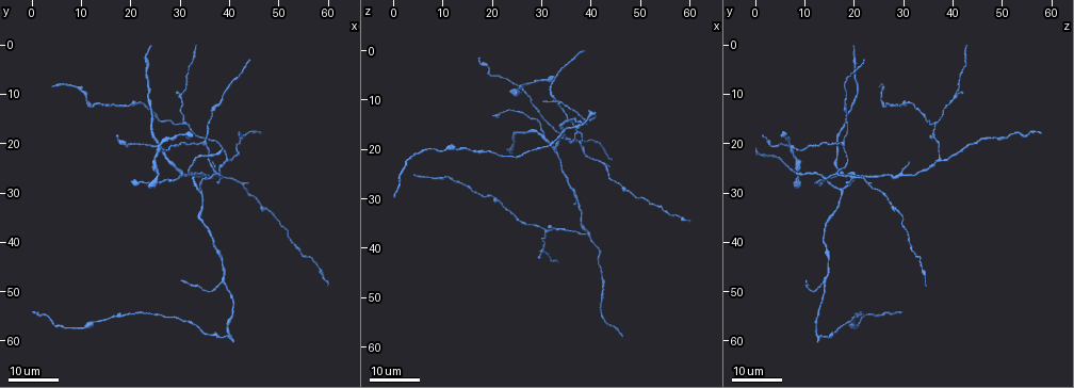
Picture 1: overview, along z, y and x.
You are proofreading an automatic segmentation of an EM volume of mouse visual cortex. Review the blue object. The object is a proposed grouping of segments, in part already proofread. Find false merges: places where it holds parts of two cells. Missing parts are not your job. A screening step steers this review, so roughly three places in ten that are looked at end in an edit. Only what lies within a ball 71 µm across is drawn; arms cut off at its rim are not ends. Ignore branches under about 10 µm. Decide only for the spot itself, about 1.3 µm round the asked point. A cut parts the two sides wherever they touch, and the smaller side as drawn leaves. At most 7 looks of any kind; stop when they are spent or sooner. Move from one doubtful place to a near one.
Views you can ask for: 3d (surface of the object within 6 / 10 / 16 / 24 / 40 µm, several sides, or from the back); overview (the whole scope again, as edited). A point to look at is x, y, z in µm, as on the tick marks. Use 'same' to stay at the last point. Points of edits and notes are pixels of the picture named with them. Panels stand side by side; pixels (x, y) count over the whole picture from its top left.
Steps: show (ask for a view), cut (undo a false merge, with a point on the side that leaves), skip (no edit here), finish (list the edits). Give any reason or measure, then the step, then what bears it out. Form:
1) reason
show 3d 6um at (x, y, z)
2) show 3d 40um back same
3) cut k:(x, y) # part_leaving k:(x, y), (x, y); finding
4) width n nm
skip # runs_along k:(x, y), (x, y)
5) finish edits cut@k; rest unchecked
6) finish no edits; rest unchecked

three-way junction
show 3d 16um at (37.0, 26.0, 17.0)

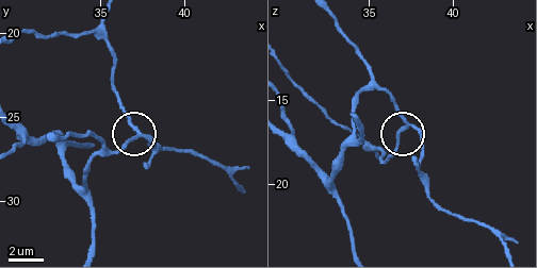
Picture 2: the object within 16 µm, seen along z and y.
show 3d 10um at (37.3, 26.0, 16.6)

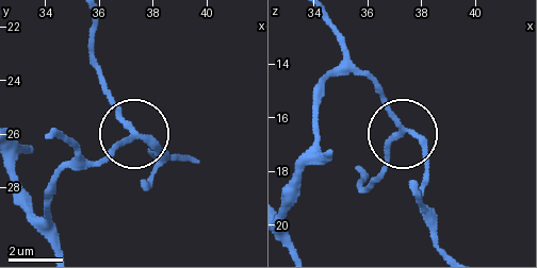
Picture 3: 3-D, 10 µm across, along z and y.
width 200 nm
skip # runs_along 3:(325, 152), (321, 90), (367, 79), (396, 124), (369, 184); all the same cell

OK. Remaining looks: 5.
side arm on a straight run
show 3d 24um at (30.0, 25.5, 17.0)

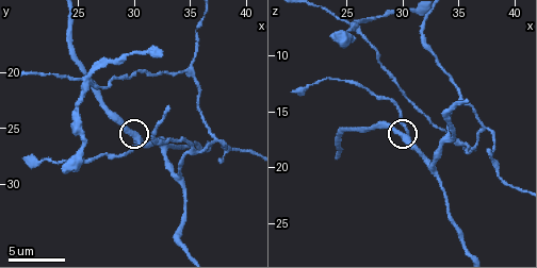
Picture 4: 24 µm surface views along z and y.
show 3d 6um at (30.4, 26.0, 17.0)

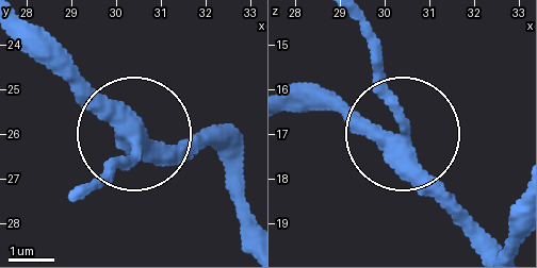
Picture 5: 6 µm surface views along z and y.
arms 3
skip # runs_along 5:(484, 249), (407, 146), (369, 35); one cell here

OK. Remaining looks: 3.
two arms in line, one across
show 3d 16um at (32.8, 26.6, 20.4)

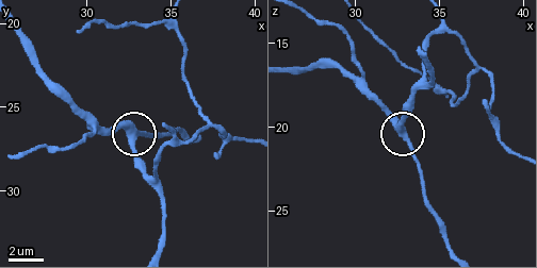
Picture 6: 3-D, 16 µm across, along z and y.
show 3d 16um back same

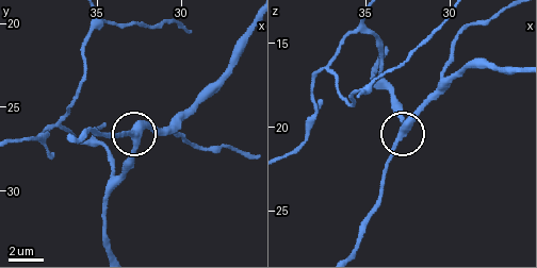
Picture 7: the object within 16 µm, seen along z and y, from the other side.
width 360 nm
skip # runs_along 7:(109, 248), (107, 191), (123, 170), (132, 133), (169, 128); one cell here

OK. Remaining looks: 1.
finish no edits; rest unchecked

